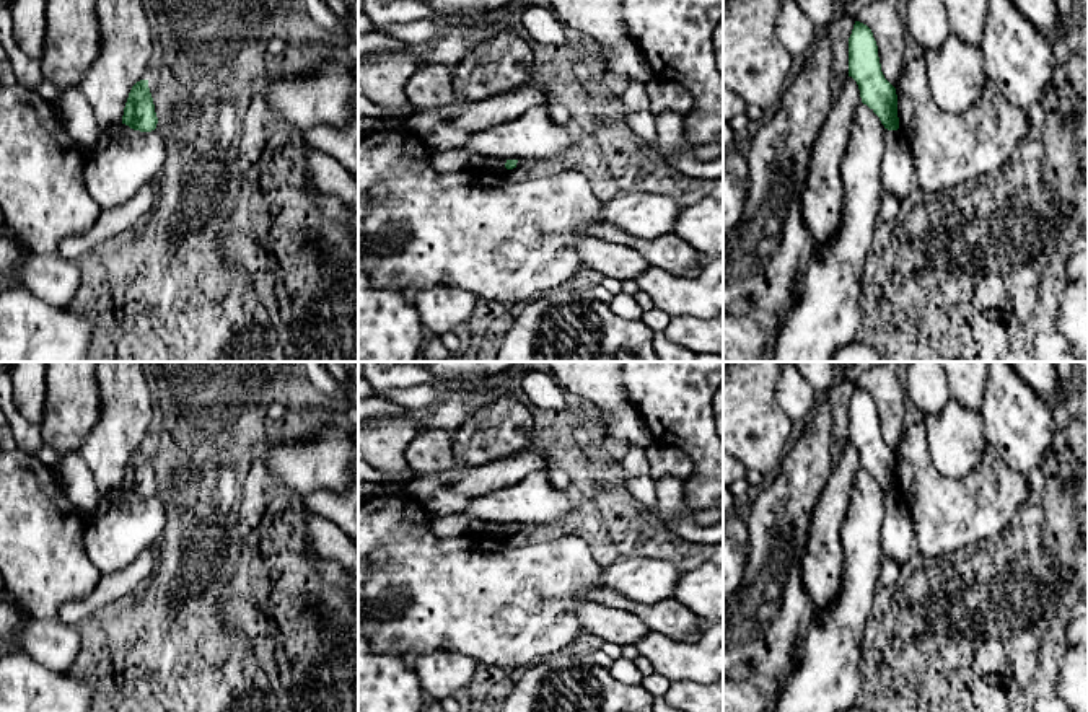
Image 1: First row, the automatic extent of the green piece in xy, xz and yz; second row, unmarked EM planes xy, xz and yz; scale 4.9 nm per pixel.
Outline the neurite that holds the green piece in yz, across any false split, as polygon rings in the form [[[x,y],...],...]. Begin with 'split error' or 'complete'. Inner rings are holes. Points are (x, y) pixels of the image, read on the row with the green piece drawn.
complete; [[[855,21],[849,37],[849,77],[857,81],[862,103],[880,117],[884,129],[897,130],[896,88],[881,72],[878,46],[871,29],[860,21]]]

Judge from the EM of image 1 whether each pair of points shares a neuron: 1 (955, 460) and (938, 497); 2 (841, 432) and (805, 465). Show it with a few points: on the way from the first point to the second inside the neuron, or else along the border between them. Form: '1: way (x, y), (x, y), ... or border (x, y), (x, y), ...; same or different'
1: border (927, 445), (947, 478), (963, 478), (981, 460); different
2: border (828, 401), (833, 442), (836, 445); different

